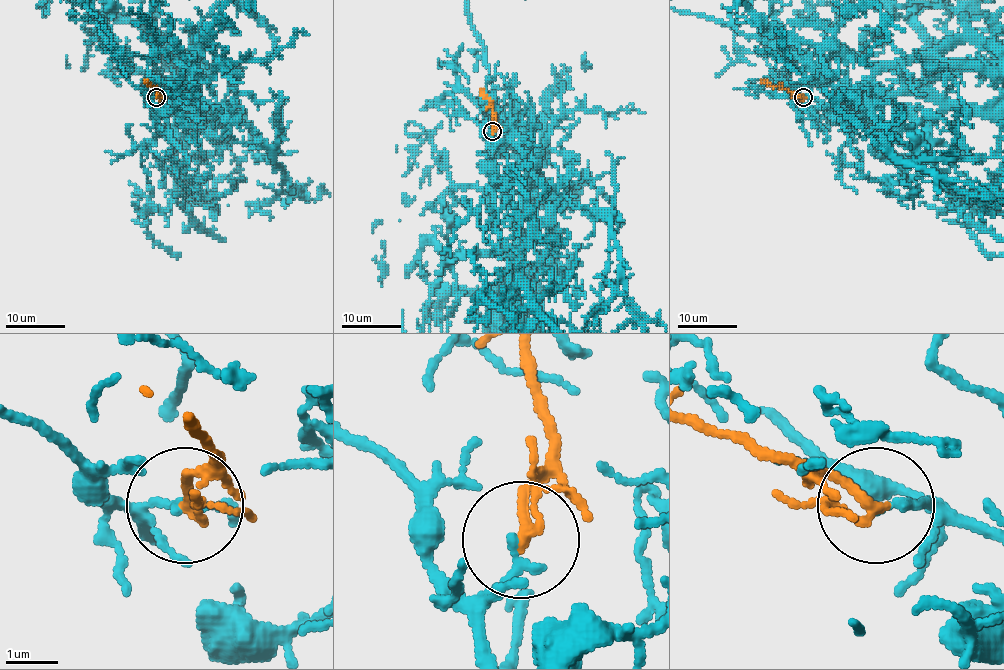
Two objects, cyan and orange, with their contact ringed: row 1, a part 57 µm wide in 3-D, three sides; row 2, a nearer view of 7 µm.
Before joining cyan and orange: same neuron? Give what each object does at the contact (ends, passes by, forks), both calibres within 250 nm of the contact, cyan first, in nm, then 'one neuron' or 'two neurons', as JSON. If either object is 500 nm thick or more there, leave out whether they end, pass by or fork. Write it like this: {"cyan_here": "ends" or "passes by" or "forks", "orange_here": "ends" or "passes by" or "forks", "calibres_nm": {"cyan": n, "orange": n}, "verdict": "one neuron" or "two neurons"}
{"cyan_here": "ends", "orange_here": "passes by", "calibres_nm": {"cyan": 200, "orange": 170}, "verdict": "two neurons"}

